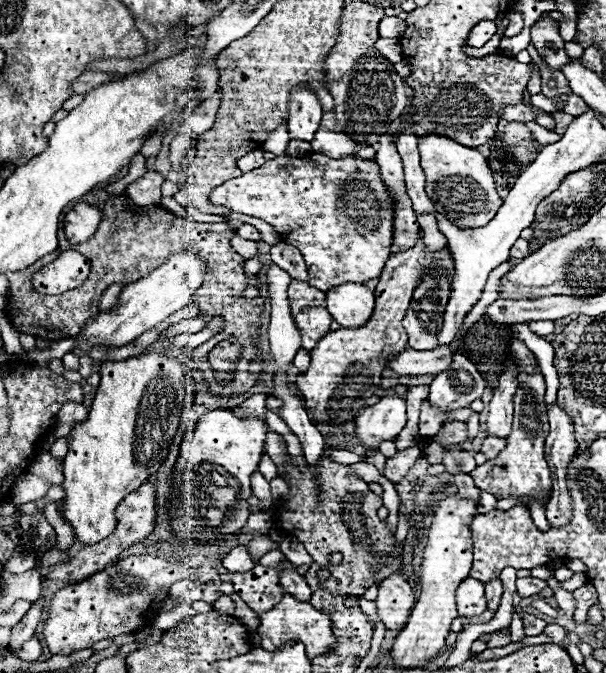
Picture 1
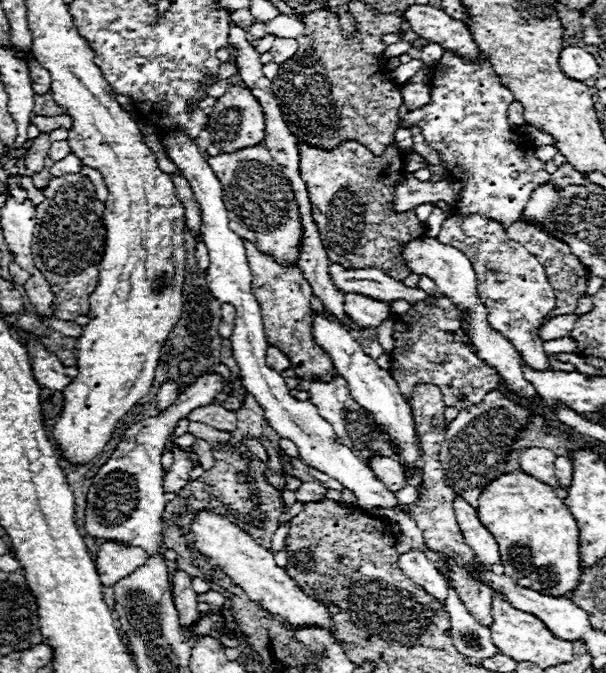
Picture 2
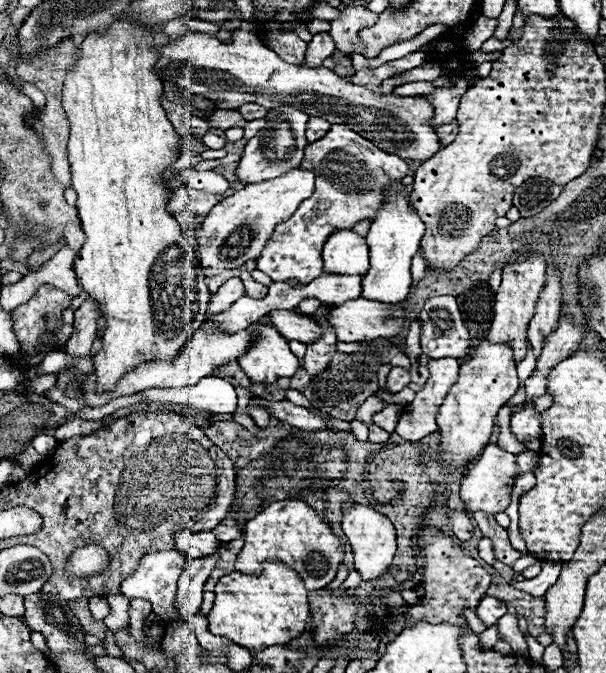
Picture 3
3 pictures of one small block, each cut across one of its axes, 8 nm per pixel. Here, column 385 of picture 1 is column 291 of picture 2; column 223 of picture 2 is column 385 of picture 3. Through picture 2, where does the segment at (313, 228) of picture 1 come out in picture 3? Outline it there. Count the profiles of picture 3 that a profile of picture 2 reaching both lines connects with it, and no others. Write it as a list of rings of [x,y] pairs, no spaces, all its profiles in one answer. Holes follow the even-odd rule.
[[[334,124],[324,138],[308,144],[302,166],[316,170],[316,190],[300,204],[290,220],[278,224],[258,258],[258,270],[268,274],[274,282],[288,282],[294,278],[300,284],[308,284],[310,280],[322,276],[324,264],[320,250],[326,236],[330,236],[334,228],[352,228],[364,218],[372,220],[374,212],[382,204],[382,188],[410,174],[410,168],[402,158],[382,152],[346,124]],[[342,156],[352,160],[334,160]]]

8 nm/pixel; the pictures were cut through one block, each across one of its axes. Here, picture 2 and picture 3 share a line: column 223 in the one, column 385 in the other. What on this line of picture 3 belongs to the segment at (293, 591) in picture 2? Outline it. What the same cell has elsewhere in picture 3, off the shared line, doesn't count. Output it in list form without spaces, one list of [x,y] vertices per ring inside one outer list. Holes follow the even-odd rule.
[[[346,504],[342,506],[342,530],[352,546],[354,568],[362,574],[364,580],[378,578],[388,570],[396,552],[396,534],[392,522],[384,514],[364,504]]]

